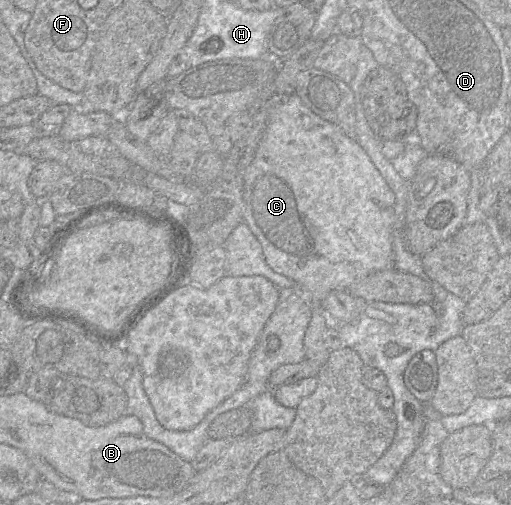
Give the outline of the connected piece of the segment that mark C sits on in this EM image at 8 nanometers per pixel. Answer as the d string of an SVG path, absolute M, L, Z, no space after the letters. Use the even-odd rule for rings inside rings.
M295 93L274 106L270 111L265 132L257 147L252 163L244 172L243 180L243 222L248 225L259 241L266 263L275 272L294 280L305 295L310 298L311 318L304 334L305 358L315 360L315 363L321 369L330 354L330 349L325 343L325 330L328 318L322 308L322 302L325 297L332 290L347 290L351 284L358 282L372 272L394 268L392 236L395 195L358 142L347 136L337 125L323 120L314 114Z

